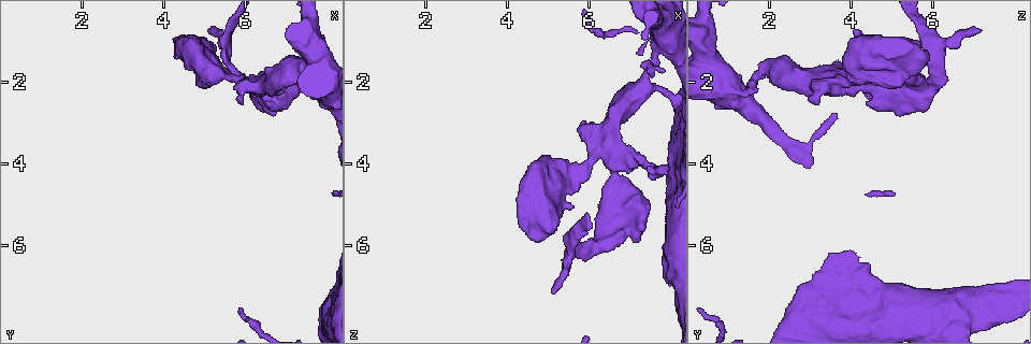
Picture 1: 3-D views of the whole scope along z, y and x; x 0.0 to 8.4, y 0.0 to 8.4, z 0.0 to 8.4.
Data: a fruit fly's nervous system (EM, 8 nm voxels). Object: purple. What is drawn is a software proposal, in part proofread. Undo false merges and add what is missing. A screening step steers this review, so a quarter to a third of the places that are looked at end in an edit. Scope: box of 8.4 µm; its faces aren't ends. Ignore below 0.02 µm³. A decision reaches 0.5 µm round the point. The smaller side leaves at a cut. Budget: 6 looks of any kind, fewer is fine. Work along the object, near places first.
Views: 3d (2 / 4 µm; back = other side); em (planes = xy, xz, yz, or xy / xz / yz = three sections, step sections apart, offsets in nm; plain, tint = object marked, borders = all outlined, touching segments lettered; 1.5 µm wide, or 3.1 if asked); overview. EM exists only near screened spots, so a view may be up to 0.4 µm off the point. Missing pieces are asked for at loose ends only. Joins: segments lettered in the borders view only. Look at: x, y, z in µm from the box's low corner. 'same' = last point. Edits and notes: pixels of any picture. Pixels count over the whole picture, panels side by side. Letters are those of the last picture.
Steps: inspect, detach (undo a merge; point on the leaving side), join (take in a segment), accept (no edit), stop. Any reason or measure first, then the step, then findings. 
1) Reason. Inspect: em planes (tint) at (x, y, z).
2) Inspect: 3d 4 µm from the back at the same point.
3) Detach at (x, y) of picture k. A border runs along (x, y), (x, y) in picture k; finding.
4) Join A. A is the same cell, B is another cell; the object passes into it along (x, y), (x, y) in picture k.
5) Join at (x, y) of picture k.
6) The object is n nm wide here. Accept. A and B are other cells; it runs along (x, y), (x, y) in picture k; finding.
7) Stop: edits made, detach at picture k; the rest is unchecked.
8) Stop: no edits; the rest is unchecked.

Thick turns thin. Inspect: em planes (tint) at (7.10, 2.00, 5.55).

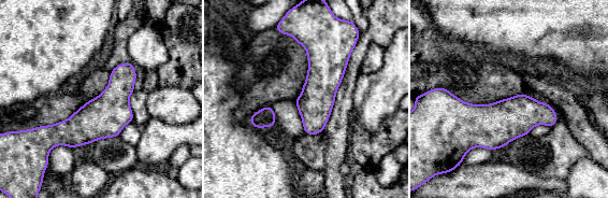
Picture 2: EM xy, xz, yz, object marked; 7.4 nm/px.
Inspect: em planes (borders) at the same point.

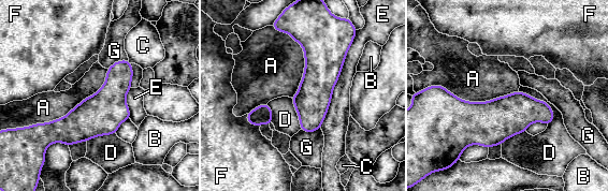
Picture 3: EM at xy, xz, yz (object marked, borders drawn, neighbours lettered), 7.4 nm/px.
The longest contact is with A, 750 nm. Accept. A, B, C, D, E, F and G are other cells; it runs along (128, 64), (74, 128), (34, 129) in picture 3; continuous, no second neuron.

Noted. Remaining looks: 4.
Narrows sharply. Inspect: em xz step 4 (tint) at (7.65, 2.30, 1.30).

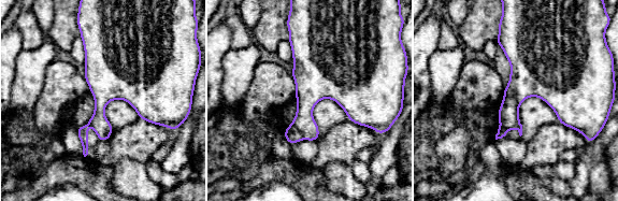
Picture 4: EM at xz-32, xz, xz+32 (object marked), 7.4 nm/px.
Inspect: em xz step 4 (borders) at the same point.

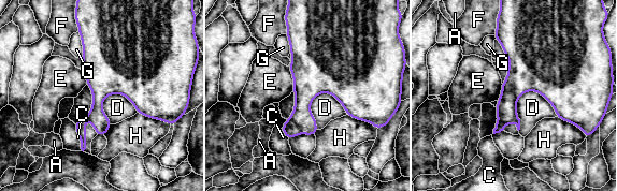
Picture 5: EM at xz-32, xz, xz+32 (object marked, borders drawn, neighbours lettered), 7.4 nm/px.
Detach at (289, 128) of picture 5. A, C, D, E, F, G and H are other cells; two neurons meet here.

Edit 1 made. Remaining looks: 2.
Stop: edits made, detach at picture 5; the rest is unchecked.

